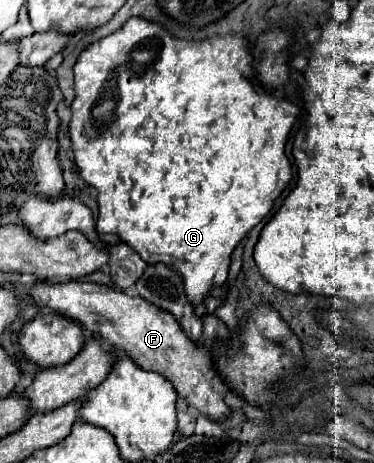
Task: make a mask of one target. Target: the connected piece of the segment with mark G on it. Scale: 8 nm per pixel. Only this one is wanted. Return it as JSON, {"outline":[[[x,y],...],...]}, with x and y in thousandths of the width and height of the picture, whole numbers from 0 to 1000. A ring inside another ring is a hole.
{"outline":[[[348,39],[321,65],[230,99],[198,143],[203,212],[187,229],[193,238],[187,289],[198,311],[198,350],[203,363],[214,367],[214,384],[262,410],[262,445],[267,445],[262,501],[316,505],[396,570],[439,566],[465,575],[492,600],[497,635],[519,661],[535,648],[545,648],[545,639],[561,631],[567,618],[594,618],[604,609],[620,540],[674,497],[674,488],[684,488],[722,458],[733,432],[749,423],[749,415],[770,402],[781,384],[781,363],[759,333],[759,320],[770,289],[802,251],[802,233],[775,216],[738,212],[722,194],[684,186],[663,164],[652,164],[679,156],[674,130],[679,125],[668,91],[642,86],[642,78],[561,78],[551,86],[481,86],[417,48],[385,39]]]}

